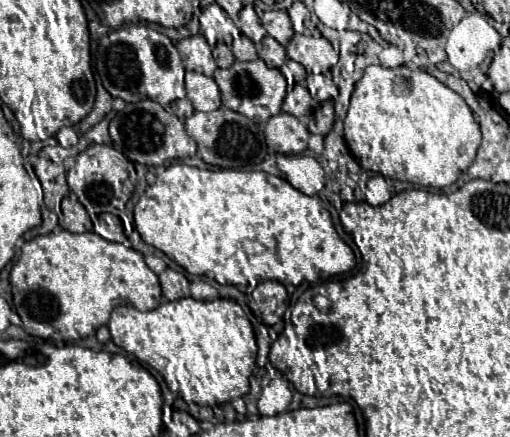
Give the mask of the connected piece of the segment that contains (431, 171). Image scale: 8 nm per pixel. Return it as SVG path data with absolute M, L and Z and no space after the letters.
M368 65L351 95L344 139L360 167L422 188L444 189L472 165L480 127L466 101L422 69Z

